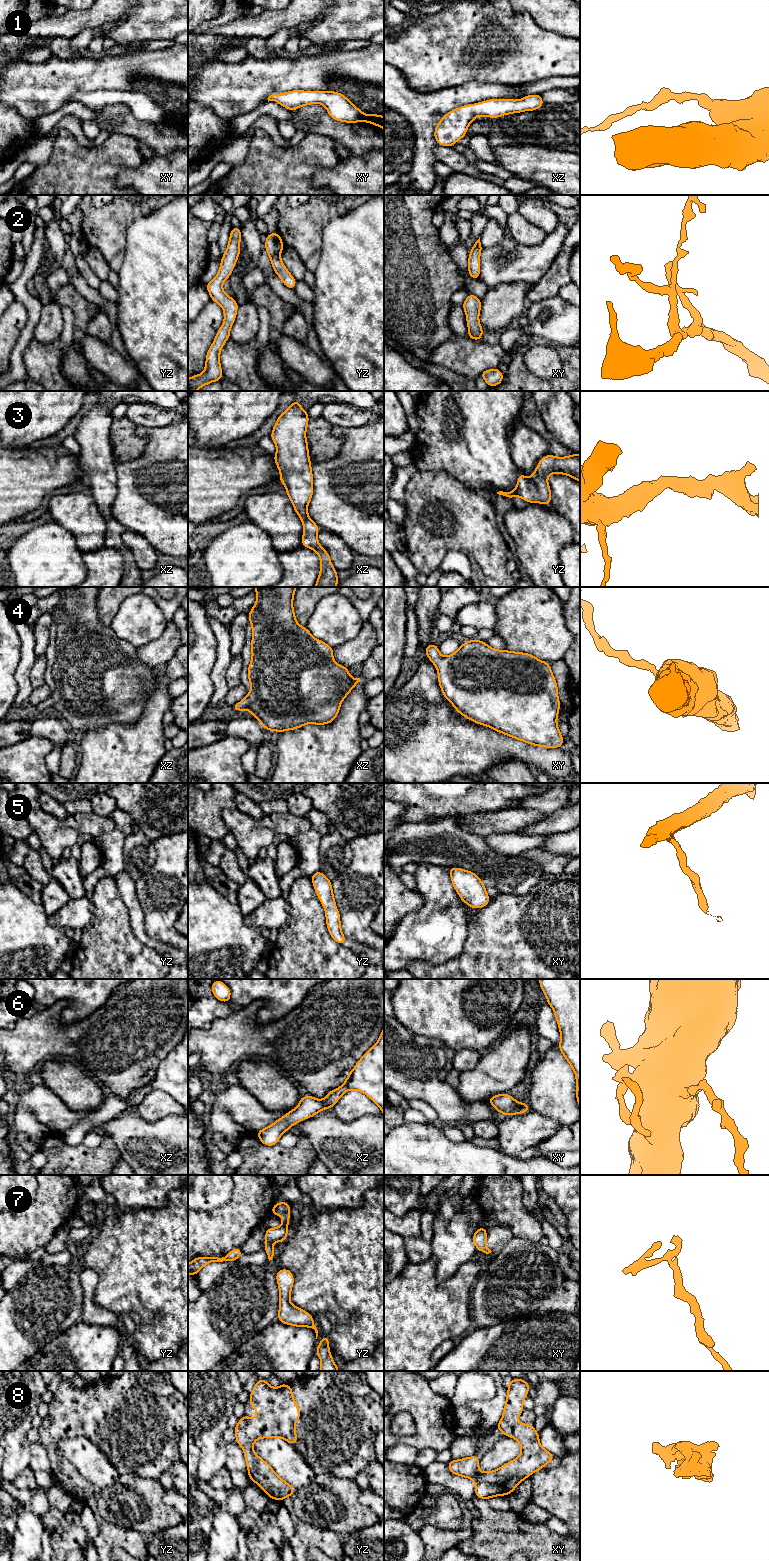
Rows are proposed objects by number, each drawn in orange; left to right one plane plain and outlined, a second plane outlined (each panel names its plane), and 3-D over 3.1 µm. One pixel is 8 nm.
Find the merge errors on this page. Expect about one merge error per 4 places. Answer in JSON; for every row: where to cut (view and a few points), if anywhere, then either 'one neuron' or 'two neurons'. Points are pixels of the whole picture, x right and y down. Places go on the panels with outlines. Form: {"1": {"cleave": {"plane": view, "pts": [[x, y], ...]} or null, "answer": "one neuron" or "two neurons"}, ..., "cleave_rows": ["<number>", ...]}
{"1": {"cleave": null, "answer": "one neuron"}, "2": {"cleave": null, "answer": "one neuron"}, "3": {"cleave": null, "answer": "one neuron"}, "4": {"cleave": null, "answer": "one neuron"}, "5": {"cleave": null, "answer": "one neuron"}, "6": {"cleave": null, "answer": "one neuron"}, "7": {"cleave": null, "answer": "one neuron"}, "8": {"cleave": null, "answer": "one neuron"}, "cleave_rows": []}

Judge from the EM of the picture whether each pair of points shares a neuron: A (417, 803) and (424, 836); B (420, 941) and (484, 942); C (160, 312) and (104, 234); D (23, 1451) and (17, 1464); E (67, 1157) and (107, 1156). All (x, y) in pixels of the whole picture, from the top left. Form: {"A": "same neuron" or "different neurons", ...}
{"A": "different neurons", "B": "different neurons", "C": "different neurons", "D": "same neuron", "E": "same neuron"}

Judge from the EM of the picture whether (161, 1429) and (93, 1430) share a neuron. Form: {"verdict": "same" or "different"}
{"verdict": "same"}

